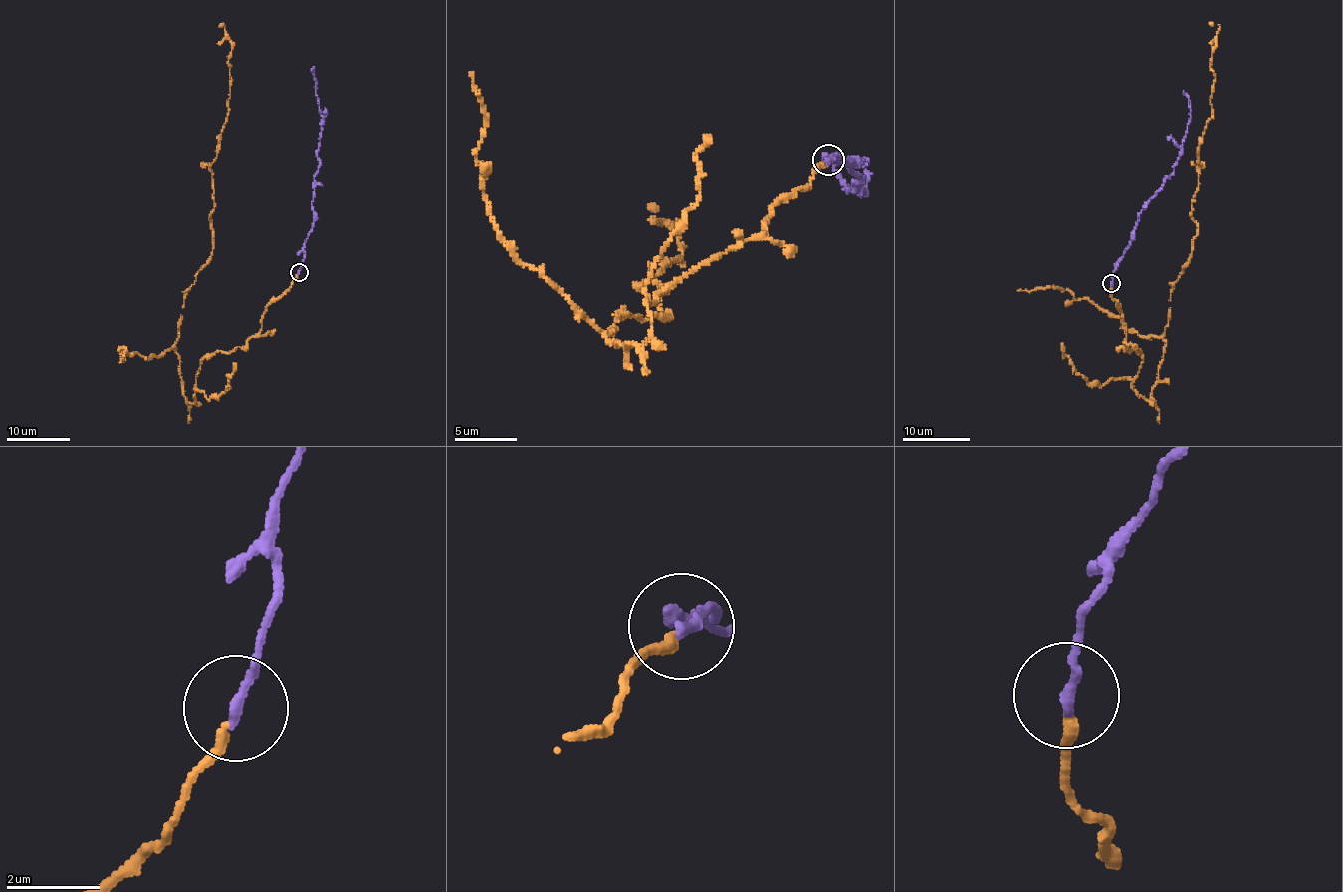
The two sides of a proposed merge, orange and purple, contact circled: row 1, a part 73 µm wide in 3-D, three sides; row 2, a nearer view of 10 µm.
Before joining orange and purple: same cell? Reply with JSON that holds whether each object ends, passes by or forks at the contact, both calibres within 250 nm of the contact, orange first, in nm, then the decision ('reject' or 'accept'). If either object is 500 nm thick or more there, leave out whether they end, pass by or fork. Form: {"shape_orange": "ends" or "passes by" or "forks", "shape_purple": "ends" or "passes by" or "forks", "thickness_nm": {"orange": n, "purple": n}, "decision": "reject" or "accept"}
{"shape_orange": "ends", "shape_purple": "ends", "thickness_nm": {"orange": 140, "purple": 220}, "decision": "accept"}

